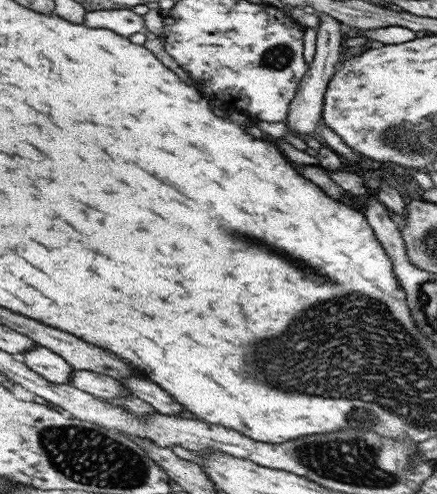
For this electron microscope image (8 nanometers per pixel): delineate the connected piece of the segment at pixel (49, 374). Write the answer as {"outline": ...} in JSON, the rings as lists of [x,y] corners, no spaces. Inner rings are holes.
{"outline":[[[38,344],[24,352],[24,364],[54,384],[70,384],[75,371],[60,355]]]}

